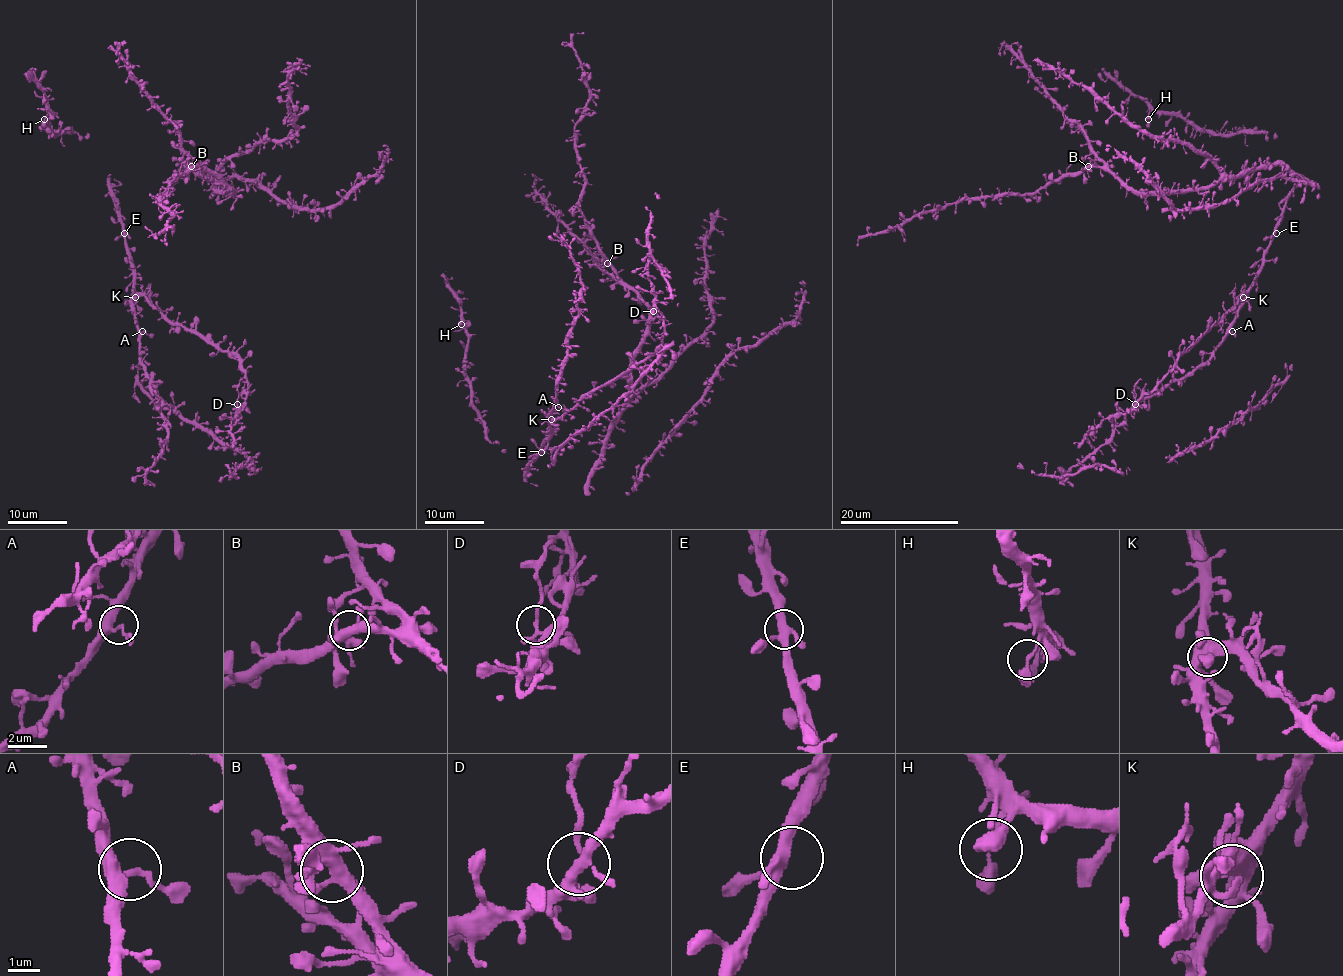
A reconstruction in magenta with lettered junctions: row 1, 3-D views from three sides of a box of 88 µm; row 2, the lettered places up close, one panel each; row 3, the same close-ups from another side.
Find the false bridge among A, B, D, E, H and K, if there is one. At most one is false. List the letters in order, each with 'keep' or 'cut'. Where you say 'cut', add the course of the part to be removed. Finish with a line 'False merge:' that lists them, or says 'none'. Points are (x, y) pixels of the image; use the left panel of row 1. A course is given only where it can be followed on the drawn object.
A: keep
B: keep
D: cut; course (237, 404), (237, 386), (243, 378)
E: keep
H: keep
K: keep
False merge: D

